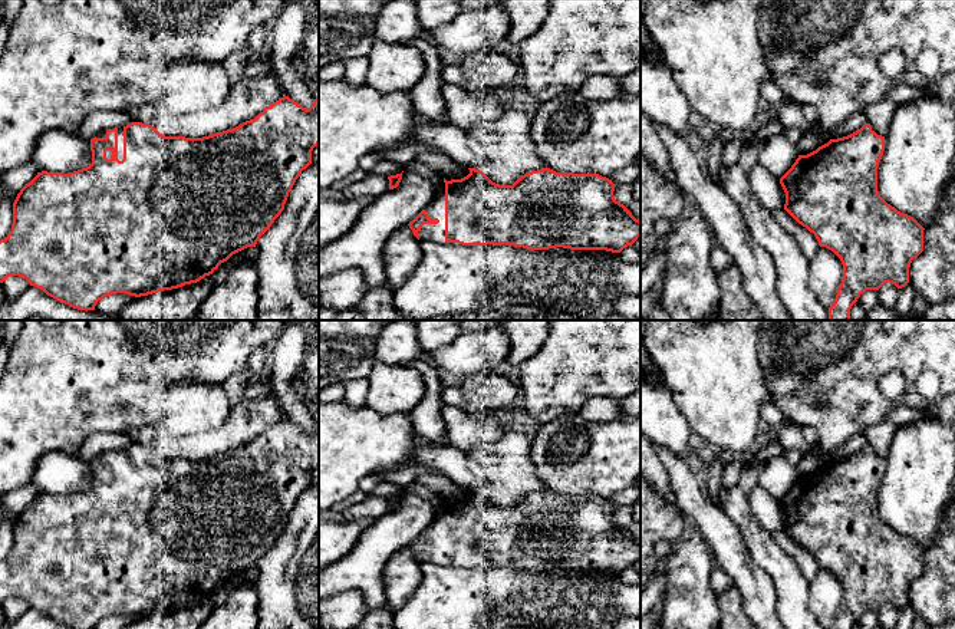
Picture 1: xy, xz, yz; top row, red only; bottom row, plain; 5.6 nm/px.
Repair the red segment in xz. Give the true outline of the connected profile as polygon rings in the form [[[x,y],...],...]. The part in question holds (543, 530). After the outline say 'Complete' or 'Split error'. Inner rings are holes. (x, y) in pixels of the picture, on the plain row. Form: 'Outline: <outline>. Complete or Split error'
Outline: [[[546,488],[521,497],[513,507],[500,507],[493,504],[483,493],[468,491],[470,495],[461,501],[447,503],[444,500],[428,528],[408,546],[421,564],[458,564],[462,567],[508,566],[527,572],[563,569],[620,574],[640,557],[640,543],[623,526],[615,521],[615,505],[599,495],[556,494]]]. Split error

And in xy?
Outline: [[[289,418],[266,428],[254,441],[202,460],[165,458],[152,447],[142,444],[131,444],[119,451],[103,452],[90,461],[92,485],[89,488],[67,495],[42,493],[20,511],[13,524],[11,551],[4,562],[0,562],[0,605],[9,597],[23,599],[30,607],[70,629],[95,629],[99,622],[116,615],[141,619],[197,605],[213,596],[233,576],[247,569],[256,569],[260,559],[284,531],[289,514],[302,493],[312,485],[312,472],[317,467],[319,421],[315,421],[312,428],[306,431]]]. Split error

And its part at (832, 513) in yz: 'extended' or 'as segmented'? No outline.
as segmented

